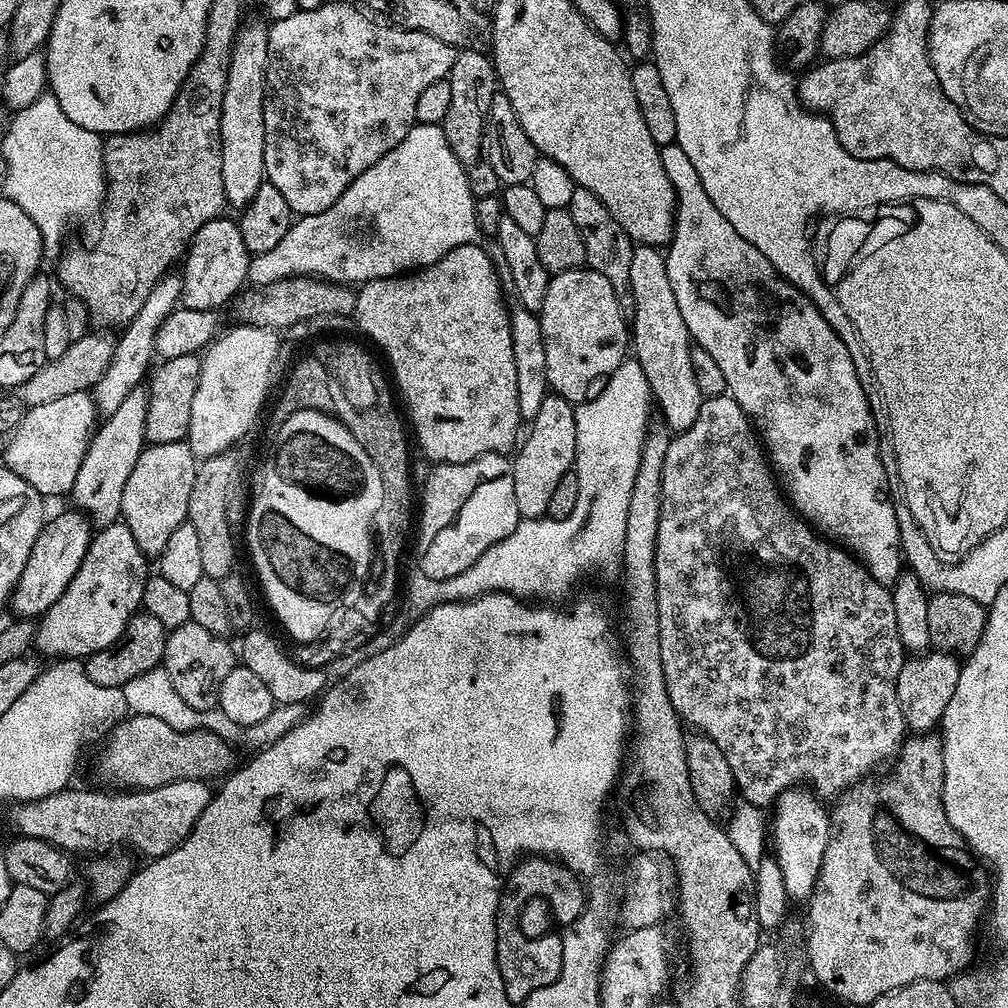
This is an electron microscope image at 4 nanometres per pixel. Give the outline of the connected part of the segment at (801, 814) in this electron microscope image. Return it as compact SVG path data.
M789 790L775 802L776 818L770 822L770 848L782 870L789 901L807 901L818 882L830 827L830 812L824 804L825 801L811 790Z

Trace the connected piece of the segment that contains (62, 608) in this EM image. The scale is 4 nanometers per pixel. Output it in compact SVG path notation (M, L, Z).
M117 522L99 529L86 550L86 558L78 566L78 574L74 574L70 586L66 586L66 594L39 617L35 651L44 658L87 658L118 642L130 618L141 611L144 587L150 575L148 564L149 557L138 550L130 526Z

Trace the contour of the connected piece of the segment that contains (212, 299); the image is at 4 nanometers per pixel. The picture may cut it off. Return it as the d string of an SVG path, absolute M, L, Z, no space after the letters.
M217 218L206 222L206 226L196 231L187 248L182 262L184 285L180 295L185 308L215 312L223 309L222 306L227 300L235 301L238 293L245 287L250 253L246 250L246 242L242 242L239 223L235 219L224 219Z

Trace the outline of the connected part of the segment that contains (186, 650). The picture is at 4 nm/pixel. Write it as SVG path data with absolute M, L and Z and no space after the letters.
M191 622L171 629L168 633L162 666L174 690L178 690L178 698L199 712L211 712L219 705L222 682L226 682L226 674L237 667L238 652L224 639L221 633L211 632L206 626Z

